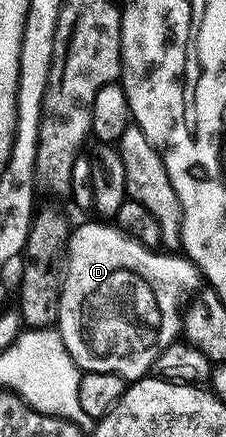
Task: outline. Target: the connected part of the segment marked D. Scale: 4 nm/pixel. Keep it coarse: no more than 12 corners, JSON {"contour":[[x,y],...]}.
{"contour":[[115,225],[69,233],[58,329],[81,371],[145,377],[202,275]]}

